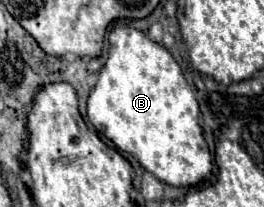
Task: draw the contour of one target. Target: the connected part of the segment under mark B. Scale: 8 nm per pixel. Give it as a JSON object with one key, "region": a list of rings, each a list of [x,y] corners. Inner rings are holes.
{"region":[[[115,26],[109,38],[115,38],[117,44],[111,42],[109,60],[101,68],[97,76],[99,78],[97,86],[89,94],[87,100],[89,122],[95,126],[97,132],[109,138],[119,150],[131,154],[147,172],[151,172],[157,180],[169,186],[177,186],[177,188],[197,186],[209,180],[213,170],[213,158],[203,138],[203,130],[199,126],[199,104],[177,60],[169,54],[169,50],[163,44],[149,40],[147,34],[135,30],[133,26]]]}

